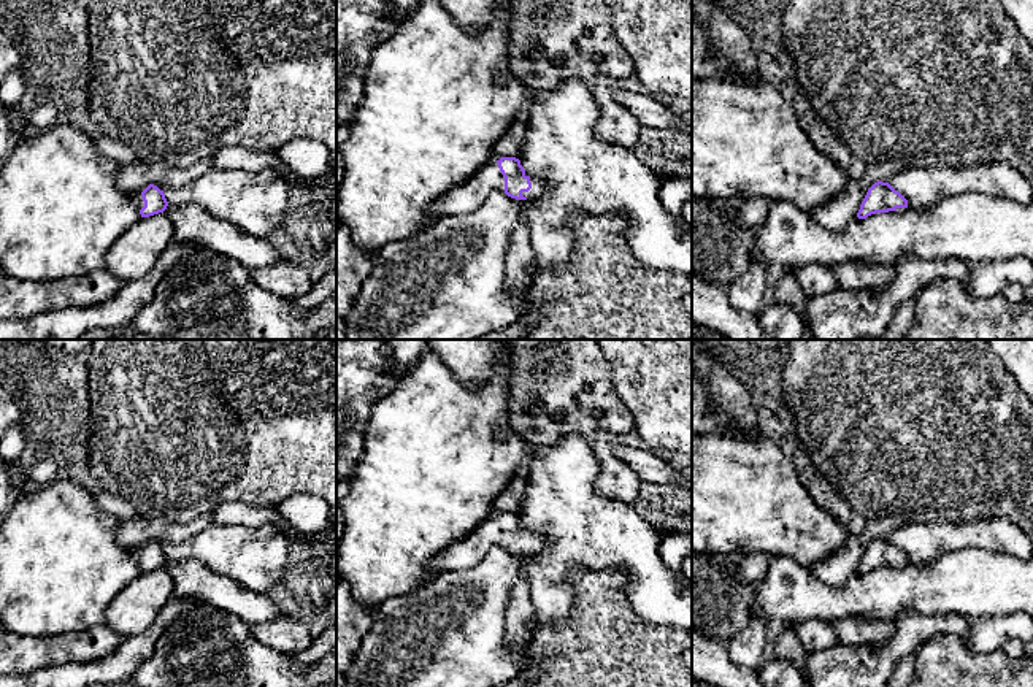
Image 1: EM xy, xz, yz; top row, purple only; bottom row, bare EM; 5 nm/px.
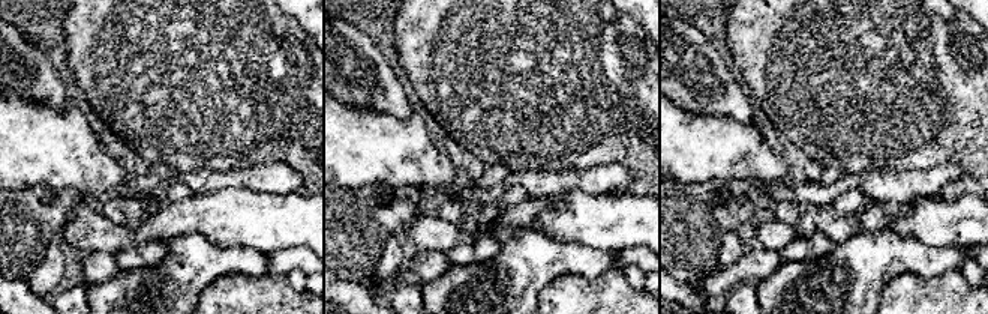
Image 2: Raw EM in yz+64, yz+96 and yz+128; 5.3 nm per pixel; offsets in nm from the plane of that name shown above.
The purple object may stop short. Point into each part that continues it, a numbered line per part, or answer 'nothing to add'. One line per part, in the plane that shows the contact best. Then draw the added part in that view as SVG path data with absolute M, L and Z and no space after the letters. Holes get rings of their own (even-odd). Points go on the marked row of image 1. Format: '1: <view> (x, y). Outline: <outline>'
1: xz (538, 188). Outline: M530 178L532 189L528 192L522 192L527 200L538 200L546 194L546 182L538 178Z
2: xz (467, 197). Outline: M489 162L468 181L438 198L432 206L430 216L438 219L473 213L492 192L497 190L505 192L505 178L498 163Z

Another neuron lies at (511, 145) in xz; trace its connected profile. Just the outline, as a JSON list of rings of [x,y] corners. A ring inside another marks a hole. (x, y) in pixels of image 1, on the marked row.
[[[527,114],[517,116],[517,119],[509,125],[505,135],[498,140],[493,148],[490,162],[497,162],[501,157],[520,159],[524,154],[525,136],[528,130]]]

